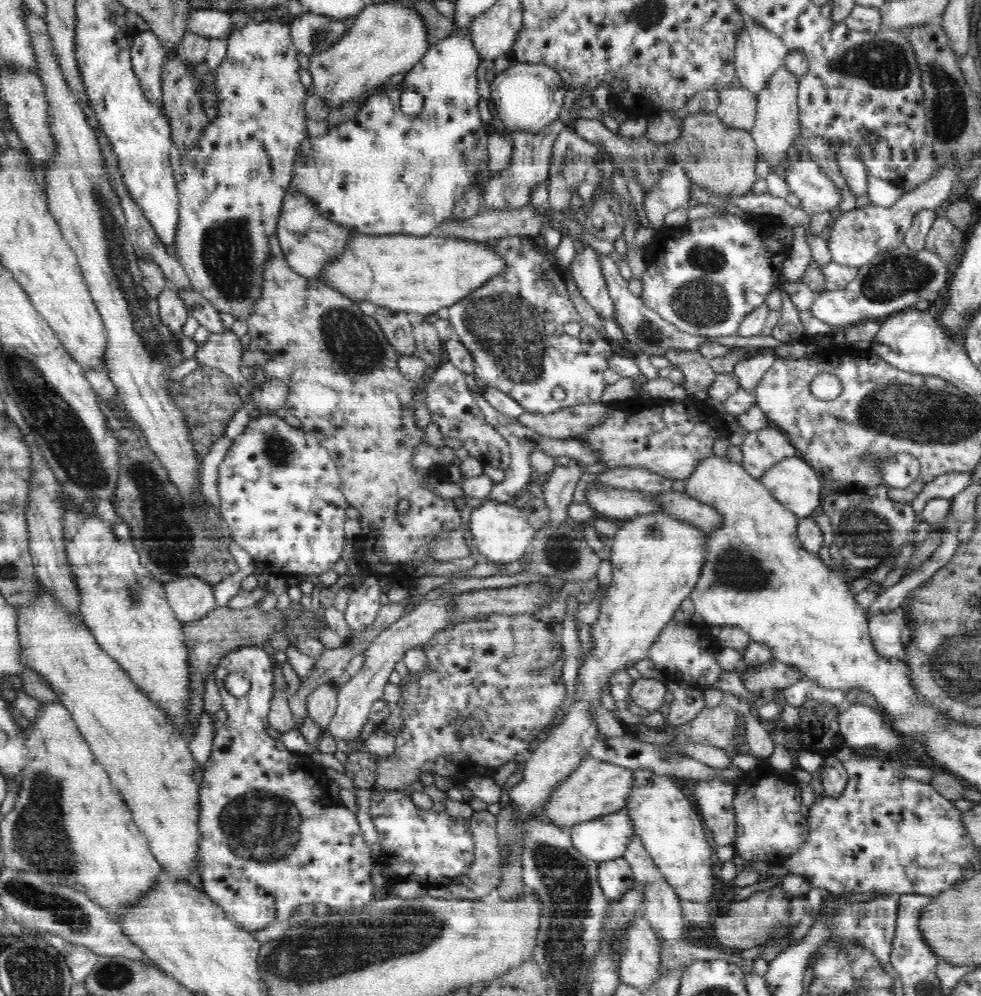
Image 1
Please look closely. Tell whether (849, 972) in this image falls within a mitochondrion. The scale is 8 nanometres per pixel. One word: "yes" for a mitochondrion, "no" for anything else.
yes

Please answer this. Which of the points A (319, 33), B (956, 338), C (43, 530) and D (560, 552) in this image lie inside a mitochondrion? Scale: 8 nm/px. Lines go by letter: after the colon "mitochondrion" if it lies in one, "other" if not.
A: mitochondrion
B: other
C: other
D: mitochondrion

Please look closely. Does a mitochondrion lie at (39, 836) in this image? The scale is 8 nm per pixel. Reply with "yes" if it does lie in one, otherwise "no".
yes

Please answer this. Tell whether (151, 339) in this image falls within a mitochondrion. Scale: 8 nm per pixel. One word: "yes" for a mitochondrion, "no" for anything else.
yes

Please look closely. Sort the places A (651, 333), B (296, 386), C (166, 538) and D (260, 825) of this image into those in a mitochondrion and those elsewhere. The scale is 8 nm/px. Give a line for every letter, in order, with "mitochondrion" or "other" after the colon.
A: mitochondrion
B: other
C: mitochondrion
D: mitochondrion

